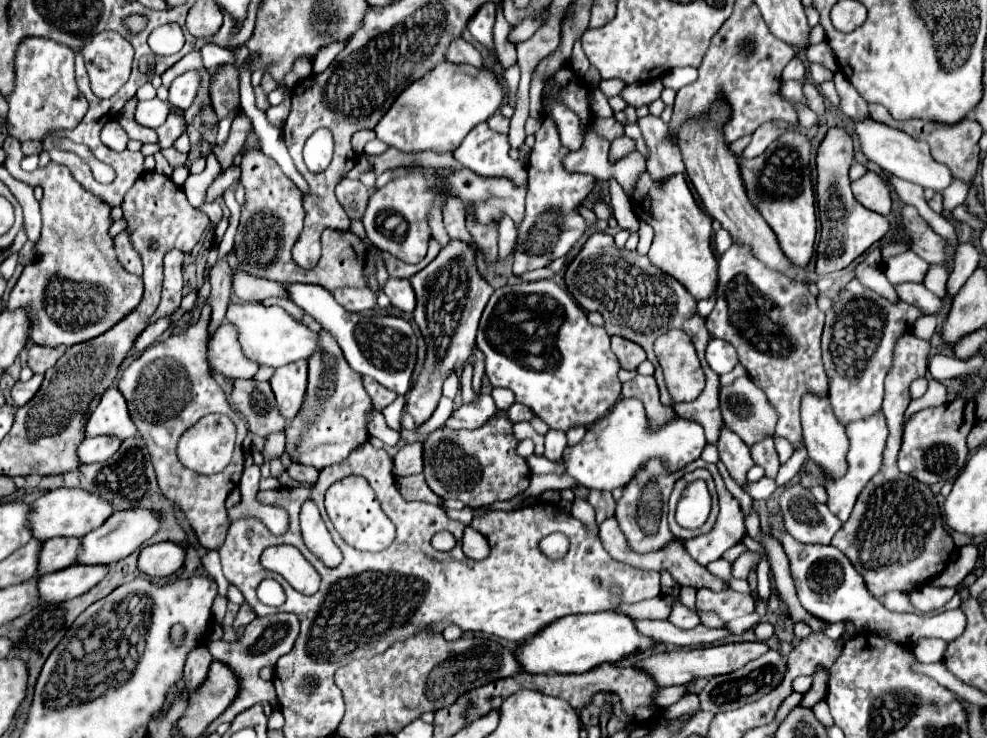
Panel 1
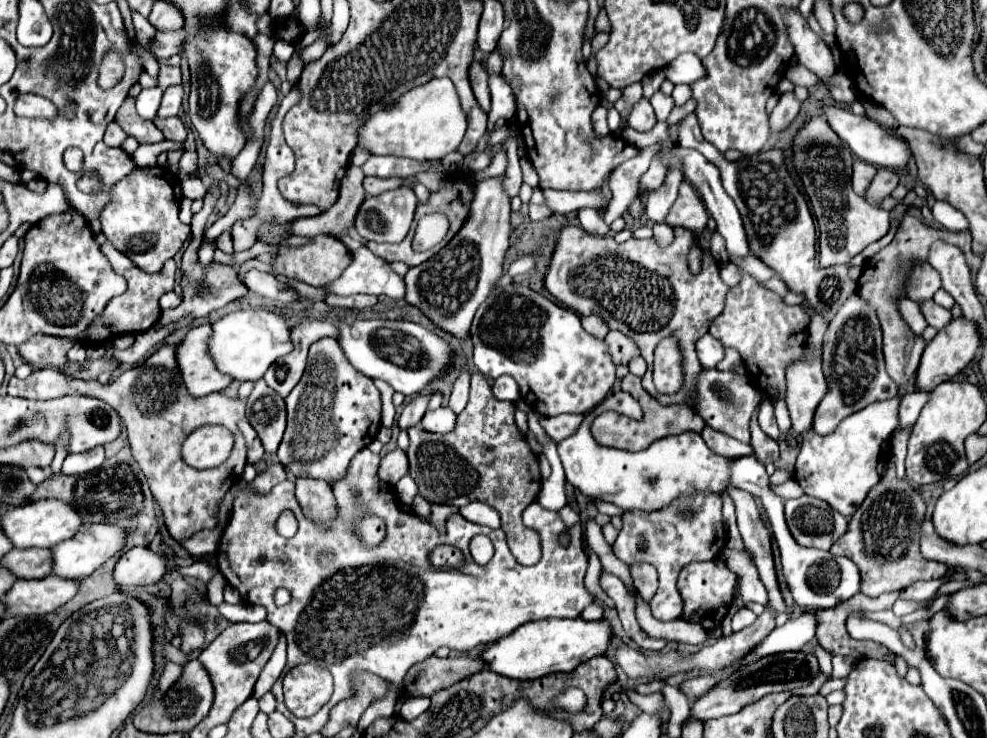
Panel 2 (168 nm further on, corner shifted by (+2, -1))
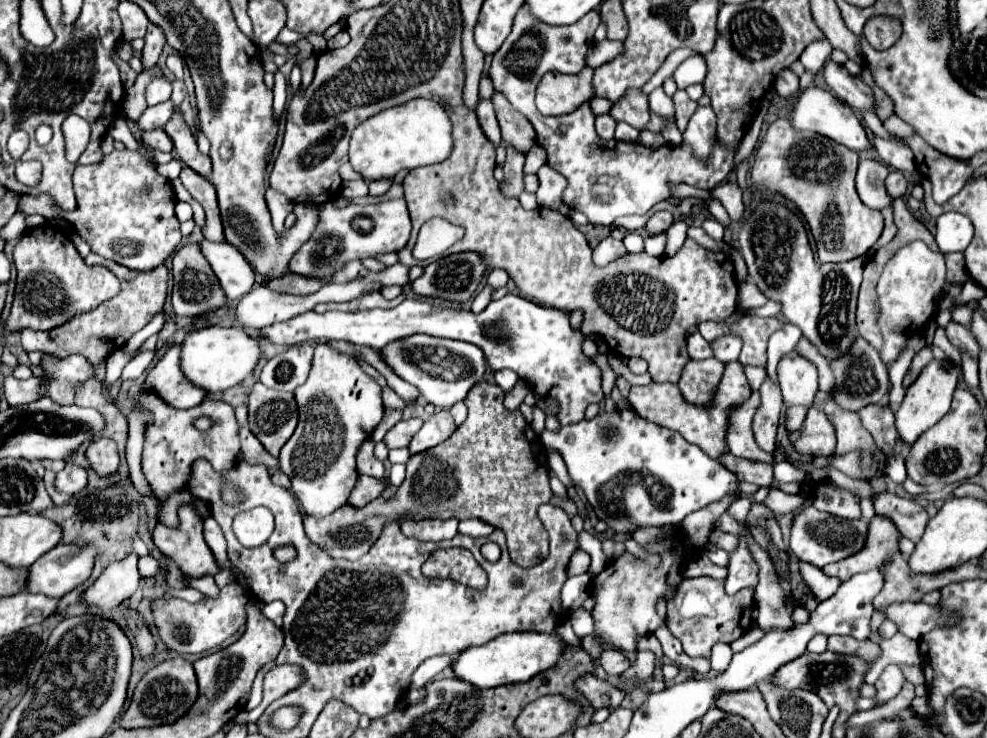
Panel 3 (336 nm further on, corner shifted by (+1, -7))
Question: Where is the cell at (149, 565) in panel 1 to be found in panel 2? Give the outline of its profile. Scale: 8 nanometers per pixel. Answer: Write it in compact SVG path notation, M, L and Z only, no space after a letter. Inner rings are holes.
M147 547L127 549L113 569L113 579L123 585L151 585L167 573L167 559Z

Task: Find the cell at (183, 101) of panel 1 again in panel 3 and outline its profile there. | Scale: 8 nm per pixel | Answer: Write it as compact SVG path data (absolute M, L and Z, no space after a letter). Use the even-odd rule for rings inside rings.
M172 99L160 103L160 105L154 105L154 107L148 107L142 117L138 119L138 127L140 129L158 129L158 127L164 127L170 117L174 113L174 103Z

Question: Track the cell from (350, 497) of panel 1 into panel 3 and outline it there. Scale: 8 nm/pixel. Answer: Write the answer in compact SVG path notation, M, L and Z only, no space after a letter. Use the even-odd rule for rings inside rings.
M318 343L312 369L308 381L294 391L294 399L298 403L298 427L286 445L280 451L280 469L292 481L292 493L300 501L302 509L314 517L324 517L336 511L340 505L348 501L350 491L356 485L356 453L358 447L372 437L374 429L384 417L384 405L380 401L382 389L360 369L356 359L344 357L344 353L336 353L328 343Z

